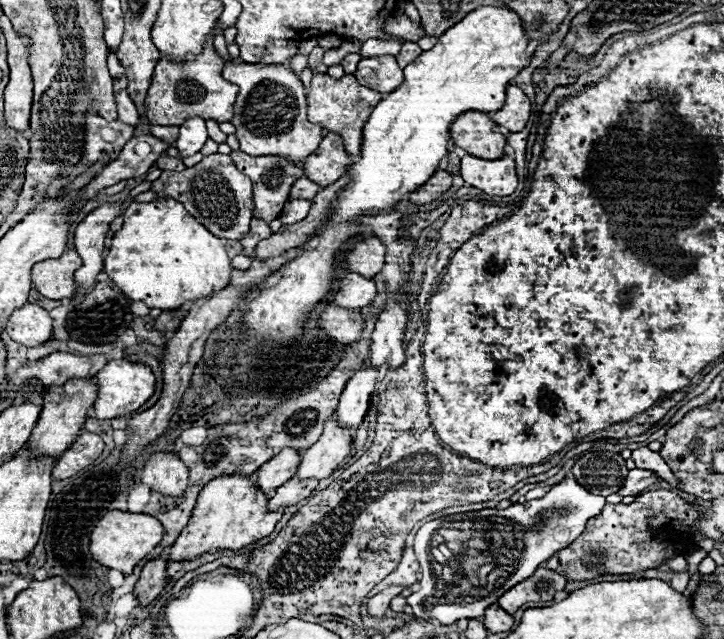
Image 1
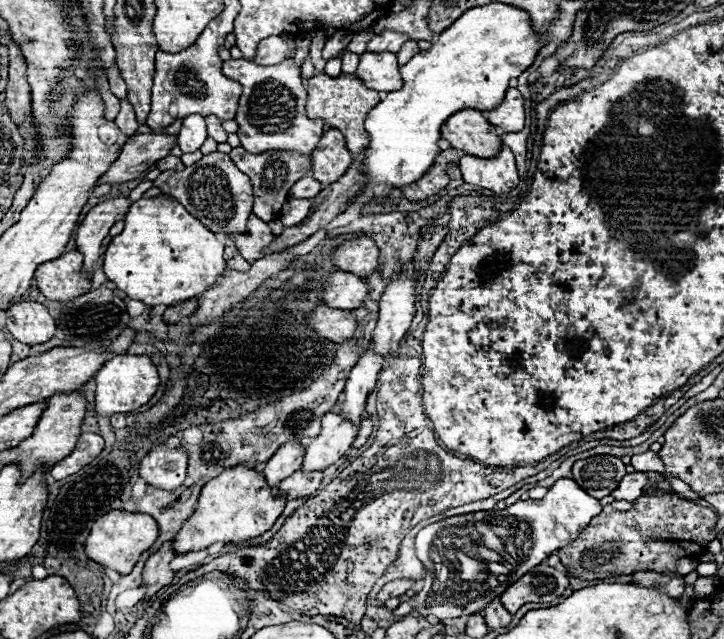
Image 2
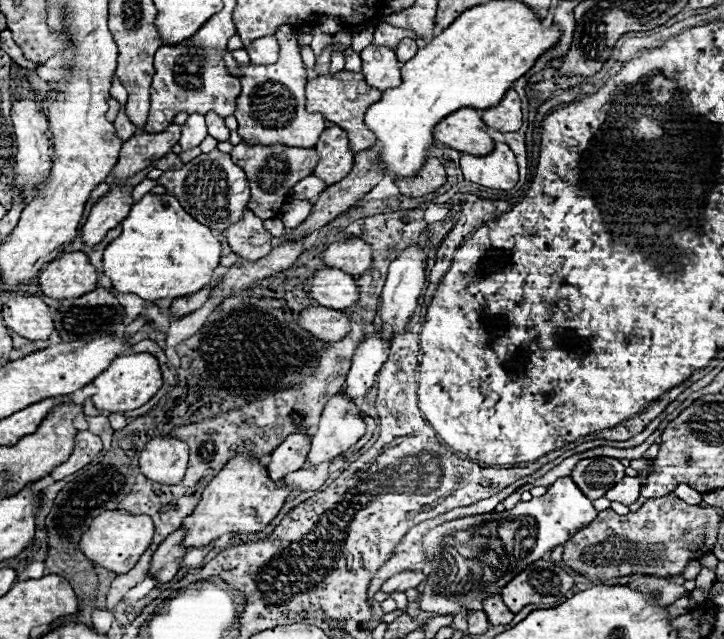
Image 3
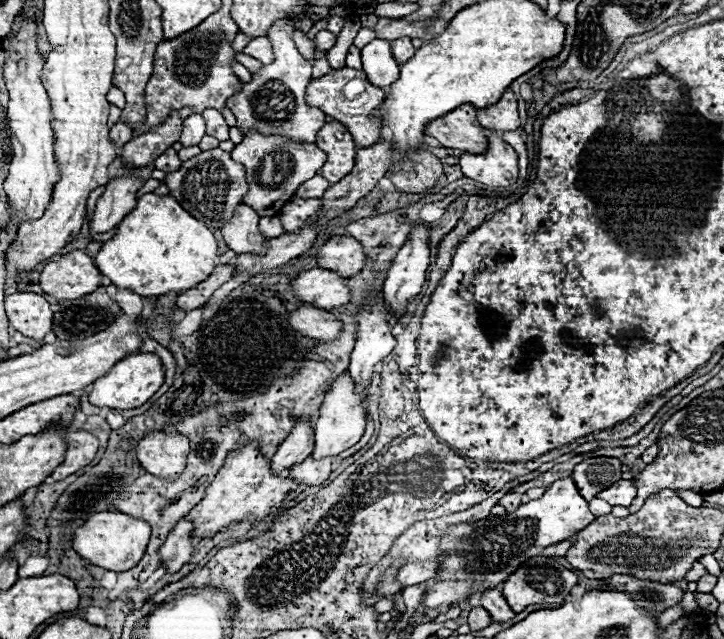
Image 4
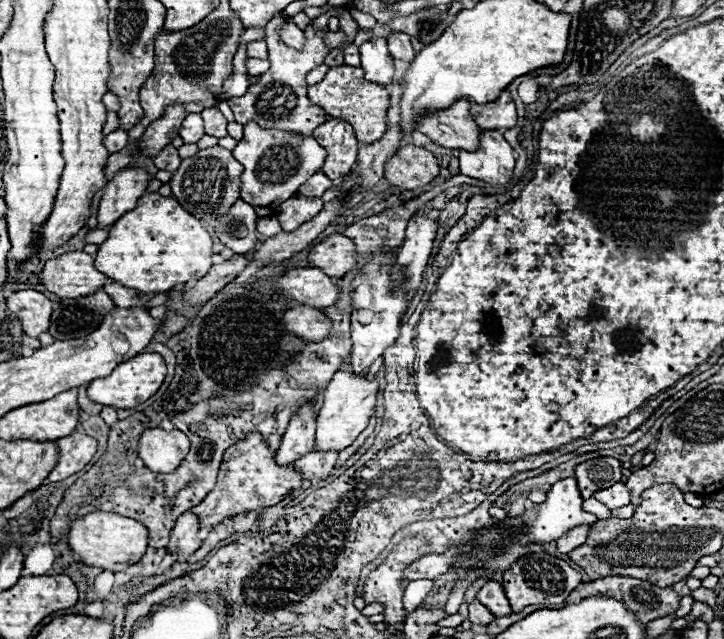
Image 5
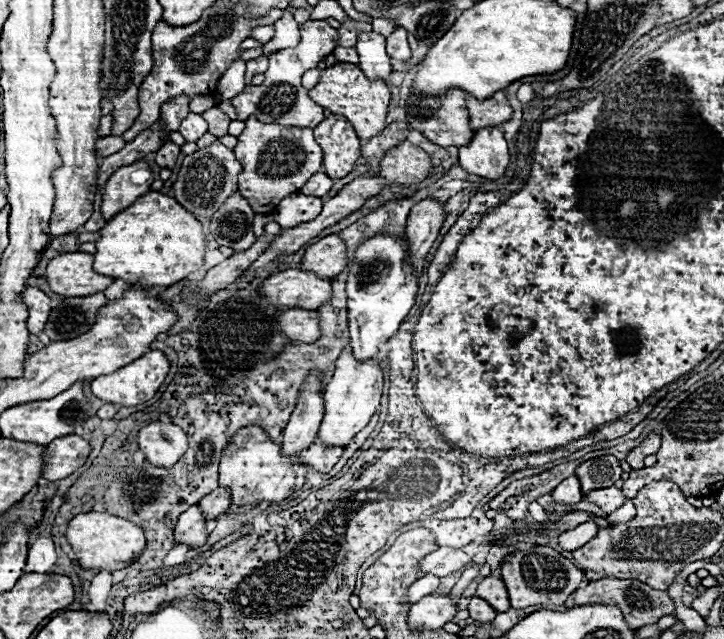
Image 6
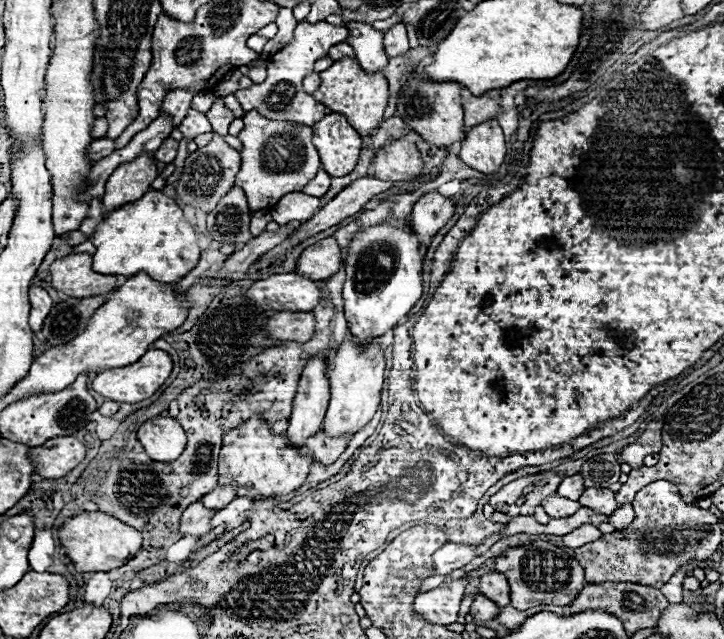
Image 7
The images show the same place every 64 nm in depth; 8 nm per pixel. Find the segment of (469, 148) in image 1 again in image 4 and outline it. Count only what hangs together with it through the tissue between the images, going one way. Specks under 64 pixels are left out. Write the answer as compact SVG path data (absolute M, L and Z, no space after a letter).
M462 104L442 118L432 120L426 126L426 136L436 138L446 148L480 154L488 150L488 138L484 128L476 120L476 110L470 104Z

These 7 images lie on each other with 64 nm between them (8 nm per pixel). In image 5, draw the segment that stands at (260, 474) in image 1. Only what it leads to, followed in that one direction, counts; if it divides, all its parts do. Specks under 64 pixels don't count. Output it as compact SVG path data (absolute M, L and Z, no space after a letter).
M304 404L300 412L292 418L288 424L288 430L282 438L282 446L276 452L276 464L288 466L296 462L300 456L312 452L314 448L314 430L316 430L316 418L314 418L314 404Z

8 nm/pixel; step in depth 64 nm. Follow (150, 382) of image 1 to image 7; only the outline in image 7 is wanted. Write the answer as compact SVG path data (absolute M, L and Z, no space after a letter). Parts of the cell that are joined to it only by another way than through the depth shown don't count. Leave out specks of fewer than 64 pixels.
M150 348L150 350L148 350L138 362L134 362L134 364L100 372L100 374L94 378L92 388L94 388L100 396L104 396L104 398L108 398L108 400L126 402L126 404L136 404L136 402L142 402L142 400L150 398L150 396L166 382L166 378L170 376L170 372L172 372L172 360L170 360L168 352L158 350L158 348Z

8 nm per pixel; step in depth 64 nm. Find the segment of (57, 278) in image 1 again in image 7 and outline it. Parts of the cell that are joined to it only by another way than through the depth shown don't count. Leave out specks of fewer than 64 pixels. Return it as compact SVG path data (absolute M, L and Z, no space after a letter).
M68 254L50 266L52 286L72 298L108 294L116 286L116 276L104 276L92 270L90 254Z

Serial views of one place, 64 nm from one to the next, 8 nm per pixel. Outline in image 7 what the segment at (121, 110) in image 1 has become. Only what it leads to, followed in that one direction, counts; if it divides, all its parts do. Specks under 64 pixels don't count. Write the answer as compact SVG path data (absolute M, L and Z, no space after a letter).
M98 138L96 142L90 144L88 156L90 156L92 162L96 162L96 160L102 160L104 156L110 156L114 150L116 150L114 148L114 140L110 140L110 138Z

